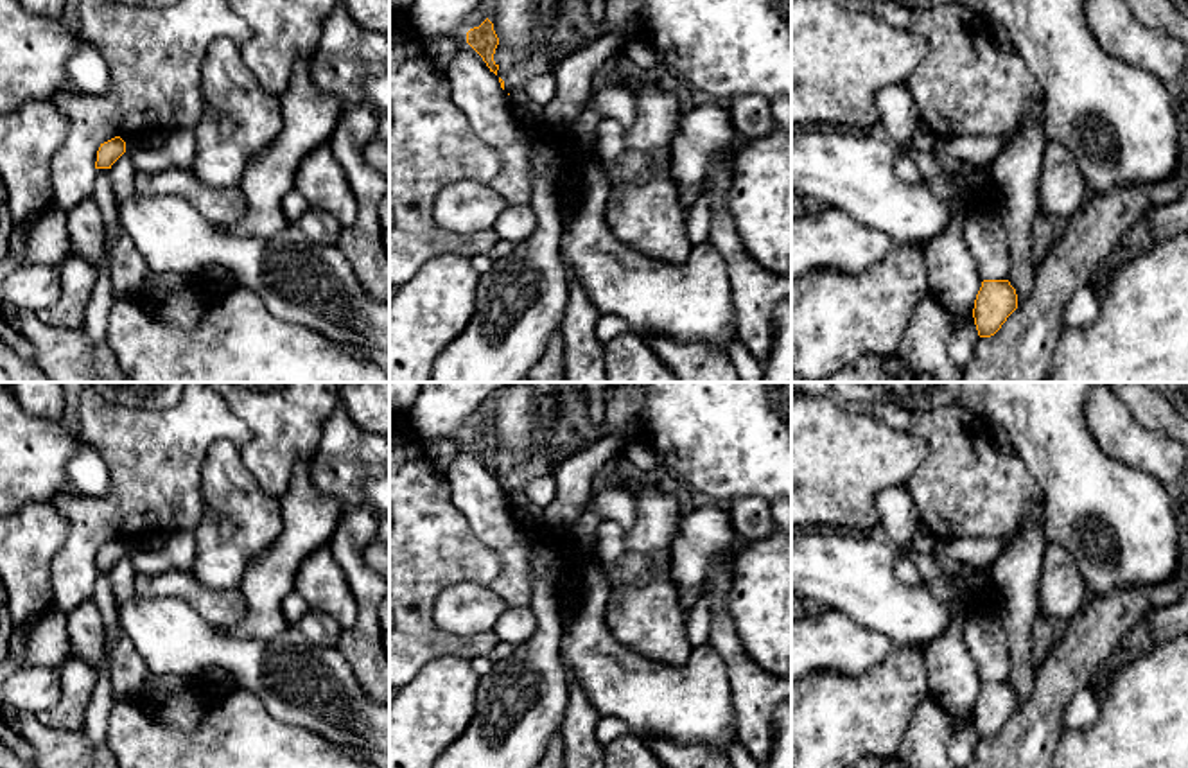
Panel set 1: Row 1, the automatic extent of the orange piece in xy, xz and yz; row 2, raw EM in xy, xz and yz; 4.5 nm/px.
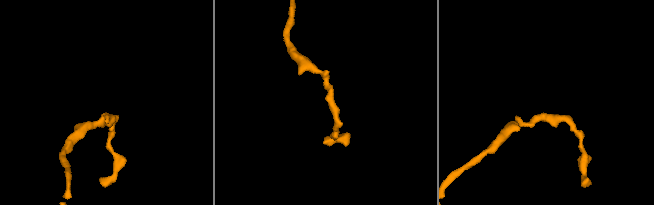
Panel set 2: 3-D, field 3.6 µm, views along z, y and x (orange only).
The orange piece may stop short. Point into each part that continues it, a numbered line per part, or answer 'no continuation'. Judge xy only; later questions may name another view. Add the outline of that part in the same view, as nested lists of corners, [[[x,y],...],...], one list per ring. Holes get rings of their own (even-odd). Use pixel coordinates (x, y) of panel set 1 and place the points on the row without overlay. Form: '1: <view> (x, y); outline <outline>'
1: xy (137, 544); outline [[[135,538],[133,542],[126,544],[126,556],[131,556],[133,553],[145,551],[147,545],[144,538]]]

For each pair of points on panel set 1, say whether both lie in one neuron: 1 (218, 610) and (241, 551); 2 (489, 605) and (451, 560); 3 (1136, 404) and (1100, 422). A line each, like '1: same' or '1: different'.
1: different
2: different
3: different

